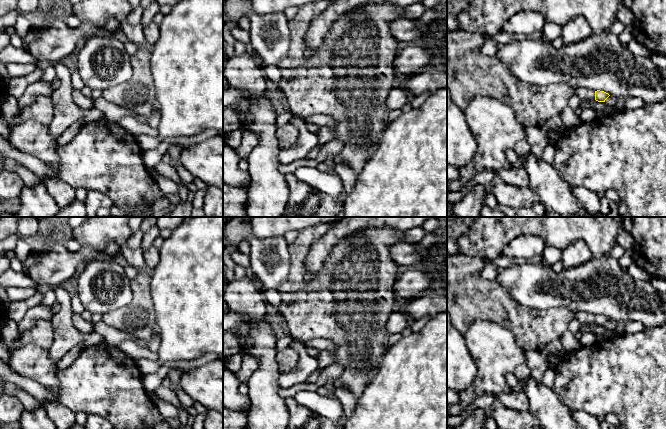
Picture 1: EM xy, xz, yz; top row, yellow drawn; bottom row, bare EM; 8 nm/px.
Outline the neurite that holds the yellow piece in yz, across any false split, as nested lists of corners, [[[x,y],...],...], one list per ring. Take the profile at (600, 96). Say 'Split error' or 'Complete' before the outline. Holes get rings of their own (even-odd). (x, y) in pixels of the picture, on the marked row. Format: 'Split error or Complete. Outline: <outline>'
Split error. Outline: [[[573,87],[574,94],[577,95],[582,101],[586,99],[595,99],[598,102],[605,102],[610,96],[604,91],[594,91],[587,88]]]

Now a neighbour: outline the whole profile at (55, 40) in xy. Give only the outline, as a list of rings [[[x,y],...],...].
[[[57,17],[46,19],[37,28],[37,38],[23,49],[35,57],[42,65],[62,61],[90,37],[110,34],[119,27],[117,20],[111,19],[104,28],[96,28],[87,22],[81,22],[76,28],[69,27],[65,20]]]

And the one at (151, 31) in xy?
[[[150,22],[143,27],[143,32],[145,36],[145,44],[153,46],[159,39],[159,25],[155,22]]]

